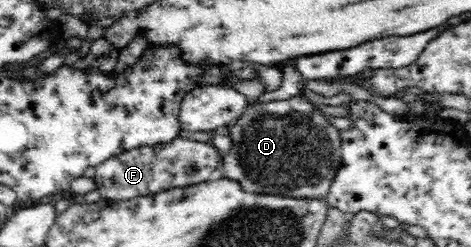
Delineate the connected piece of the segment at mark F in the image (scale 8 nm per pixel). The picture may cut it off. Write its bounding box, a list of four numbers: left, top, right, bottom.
[94,136,221,200]

